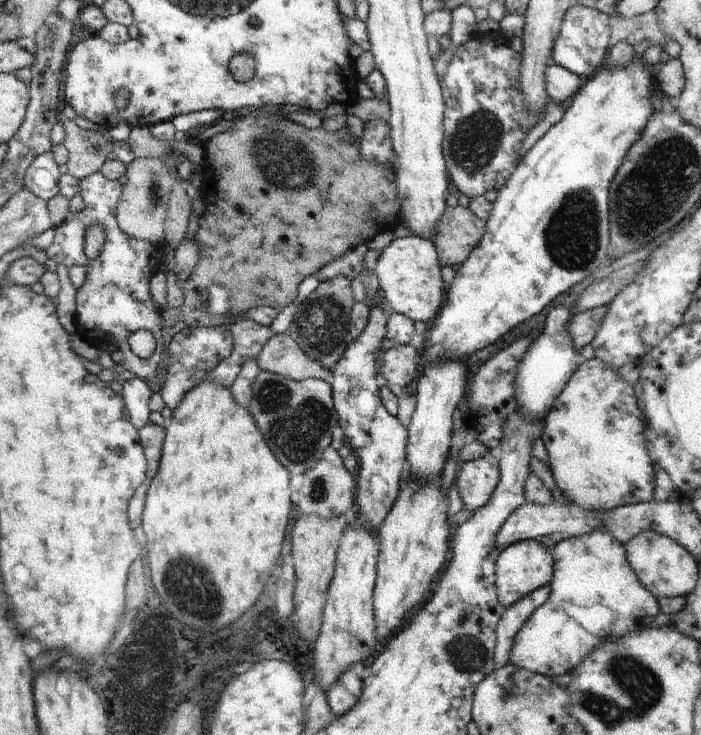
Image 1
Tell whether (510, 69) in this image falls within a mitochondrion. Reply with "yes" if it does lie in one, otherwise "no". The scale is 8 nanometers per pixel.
no

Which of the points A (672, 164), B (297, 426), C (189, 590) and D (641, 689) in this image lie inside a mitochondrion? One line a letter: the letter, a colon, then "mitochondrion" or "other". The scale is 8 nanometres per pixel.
A: mitochondrion
B: mitochondrion
C: mitochondrion
D: mitochondrion

